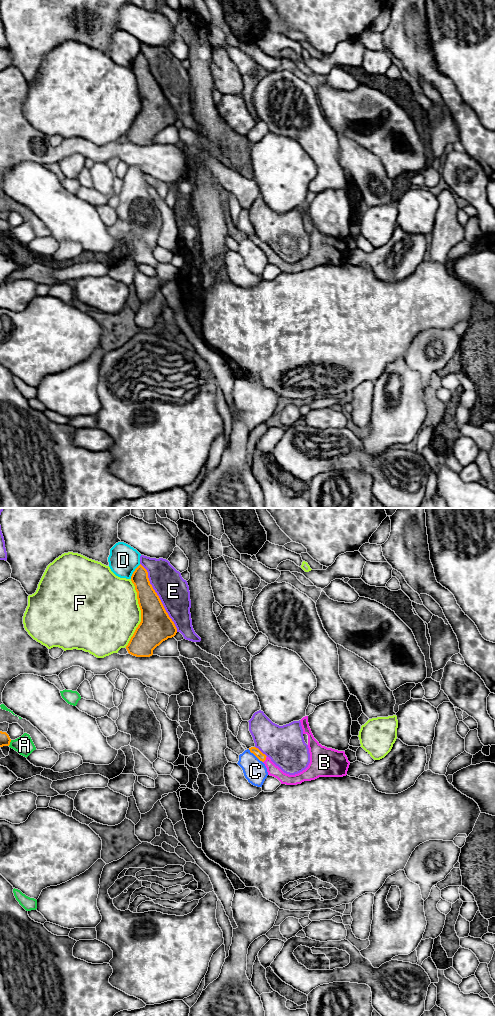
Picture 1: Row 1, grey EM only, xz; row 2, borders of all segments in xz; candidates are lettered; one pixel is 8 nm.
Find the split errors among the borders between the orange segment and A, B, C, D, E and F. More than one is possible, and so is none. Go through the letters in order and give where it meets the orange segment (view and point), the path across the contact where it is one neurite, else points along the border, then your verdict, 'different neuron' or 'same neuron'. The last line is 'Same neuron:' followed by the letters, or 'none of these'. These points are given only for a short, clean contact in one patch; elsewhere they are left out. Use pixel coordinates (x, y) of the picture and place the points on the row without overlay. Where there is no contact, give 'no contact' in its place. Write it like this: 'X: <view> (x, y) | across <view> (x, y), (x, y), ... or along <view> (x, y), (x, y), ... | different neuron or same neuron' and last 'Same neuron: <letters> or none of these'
A: xz (9, 231) | different neuron
B: xz (265, 247) | across xz (262, 245), (265, 247), (273, 258) | same neuron
C: xz (255, 243) | different neuron
D: xz (134, 59) | different neuron
E: xz (158, 85) | different neuron
F: xz (141, 101) | different neuron
Same neuron: B

